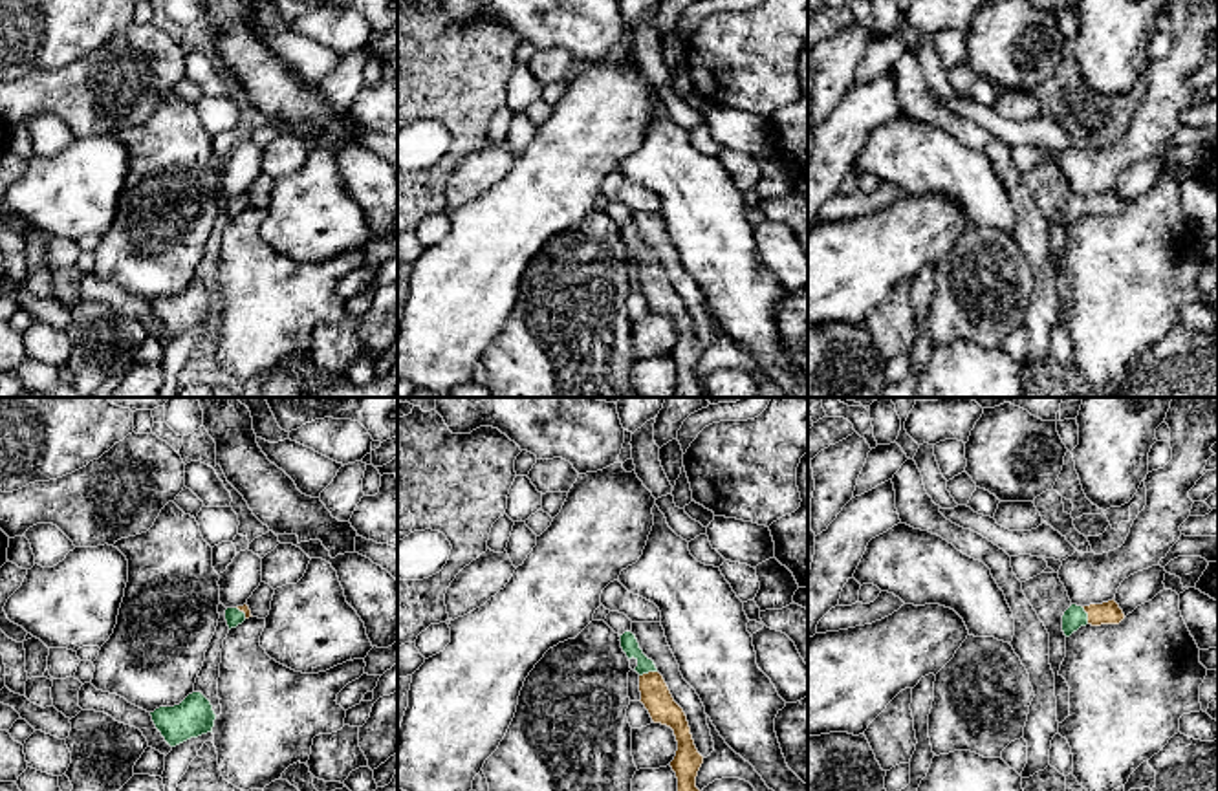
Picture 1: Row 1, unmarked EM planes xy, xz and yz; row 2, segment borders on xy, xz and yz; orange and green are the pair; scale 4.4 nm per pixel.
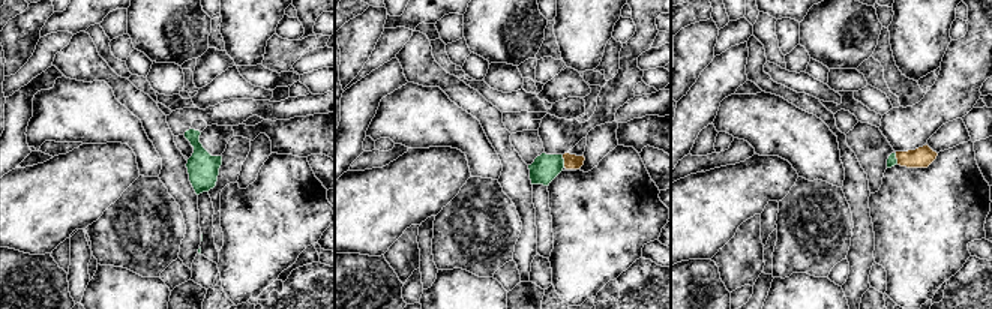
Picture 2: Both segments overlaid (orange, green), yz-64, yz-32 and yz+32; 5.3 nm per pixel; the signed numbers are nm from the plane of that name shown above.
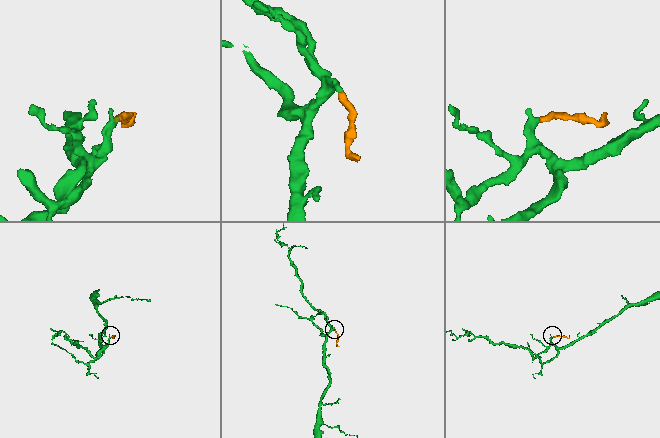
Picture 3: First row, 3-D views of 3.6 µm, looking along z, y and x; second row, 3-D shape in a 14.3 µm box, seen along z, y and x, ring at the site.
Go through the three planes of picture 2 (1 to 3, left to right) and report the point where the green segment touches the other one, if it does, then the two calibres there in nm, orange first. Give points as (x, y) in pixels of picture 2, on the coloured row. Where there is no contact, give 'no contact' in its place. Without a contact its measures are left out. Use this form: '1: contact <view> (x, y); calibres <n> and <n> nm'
1: no contact
2: contact yz-32 (565, 161); calibres 80 and 150 nm
3: contact yz+32 (896, 158); calibres 110 and 60 nm

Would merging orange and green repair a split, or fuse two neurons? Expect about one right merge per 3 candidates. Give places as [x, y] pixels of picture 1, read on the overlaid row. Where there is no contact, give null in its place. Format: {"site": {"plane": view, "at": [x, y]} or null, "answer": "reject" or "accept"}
{"site": {"plane": "xz", "at": [649, 672]}, "answer": "accept"}

